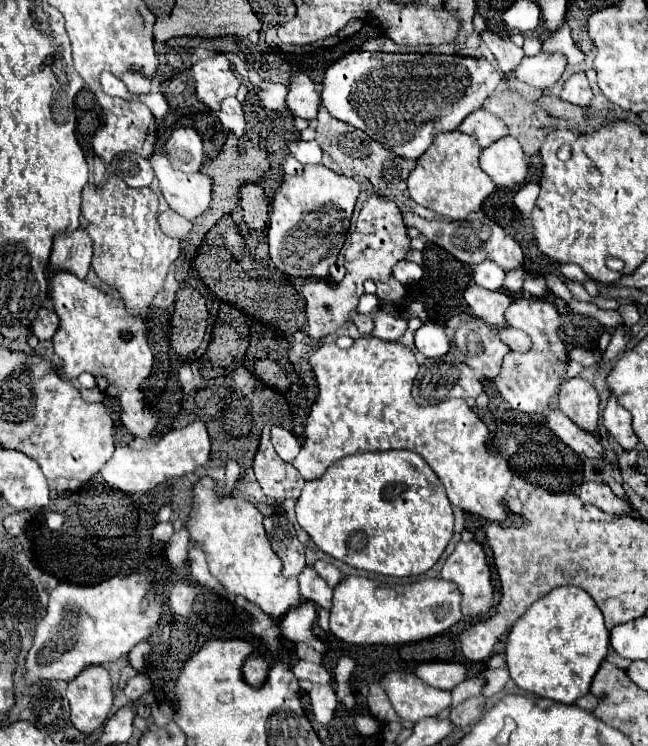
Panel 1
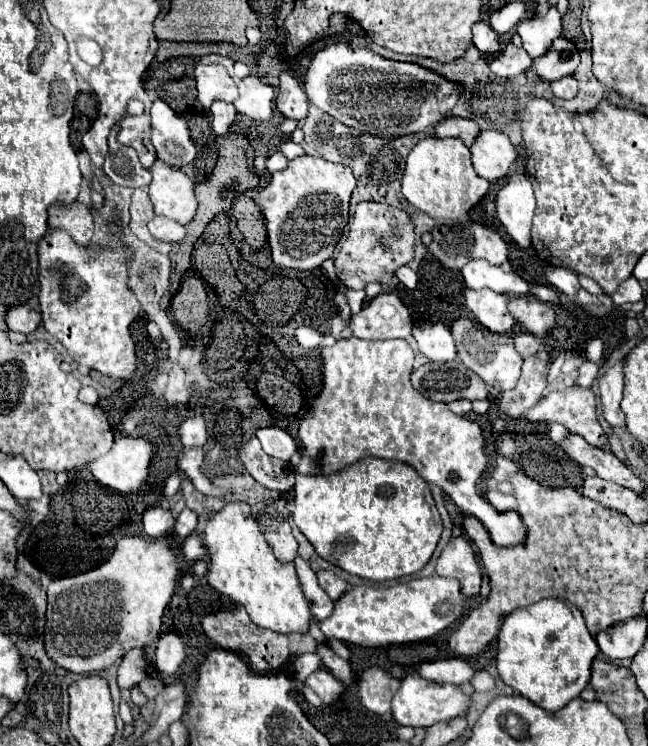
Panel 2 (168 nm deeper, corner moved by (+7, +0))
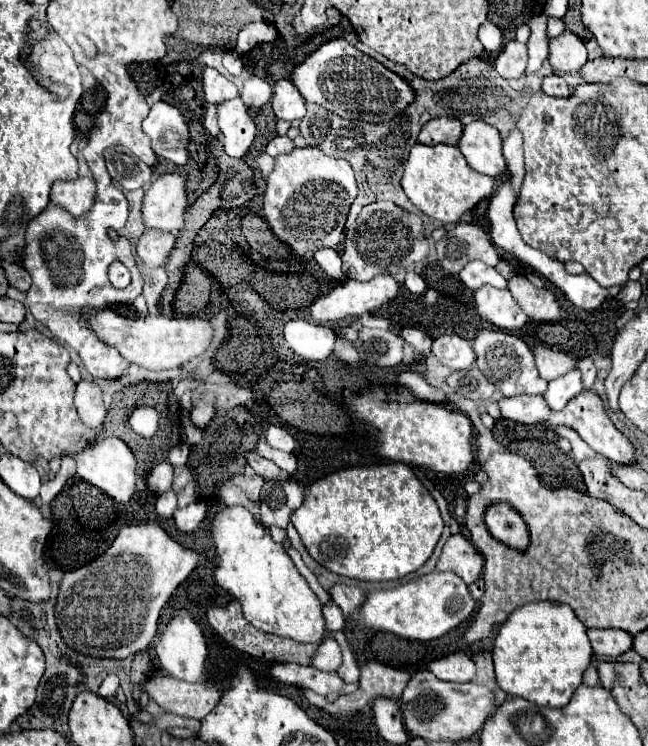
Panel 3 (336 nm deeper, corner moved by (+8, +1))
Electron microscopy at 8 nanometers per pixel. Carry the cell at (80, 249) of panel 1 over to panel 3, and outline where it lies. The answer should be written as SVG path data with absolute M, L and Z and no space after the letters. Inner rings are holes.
M77 177L73 181L57 181L51 187L51 203L65 207L73 217L85 215L93 205L93 177Z

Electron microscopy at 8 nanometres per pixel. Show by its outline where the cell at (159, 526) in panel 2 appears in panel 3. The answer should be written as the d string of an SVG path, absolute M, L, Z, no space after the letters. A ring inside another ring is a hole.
M169 489L169 491L165 491L165 493L161 493L161 495L157 497L155 511L157 511L157 515L159 515L161 519L173 517L175 509L177 509L177 495L175 495L173 489Z

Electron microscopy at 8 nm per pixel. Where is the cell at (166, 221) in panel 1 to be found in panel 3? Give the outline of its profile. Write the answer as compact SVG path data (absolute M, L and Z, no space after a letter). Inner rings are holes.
M147 229L137 241L135 251L137 251L137 257L143 261L143 265L157 267L157 265L165 265L169 257L169 249L173 249L173 243L175 243L173 233Z

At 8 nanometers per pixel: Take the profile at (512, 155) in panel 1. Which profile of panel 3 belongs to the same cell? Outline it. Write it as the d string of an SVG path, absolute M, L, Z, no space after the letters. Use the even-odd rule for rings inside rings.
M473 121L463 127L459 151L469 167L489 177L499 177L505 171L505 157L501 151L501 135L485 121Z

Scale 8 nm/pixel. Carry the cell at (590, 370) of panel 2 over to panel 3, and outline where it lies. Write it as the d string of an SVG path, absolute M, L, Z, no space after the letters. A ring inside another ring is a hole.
M571 371L565 377L559 377L559 379L551 381L549 389L543 397L545 397L549 409L561 411L579 393L581 393L581 373Z

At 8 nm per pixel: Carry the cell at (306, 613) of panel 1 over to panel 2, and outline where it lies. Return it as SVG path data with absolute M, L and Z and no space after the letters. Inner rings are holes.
M318 646L316 654L318 654L318 656L324 660L324 664L332 670L332 674L334 674L336 678L340 678L344 684L350 686L350 684L354 682L354 676L352 676L352 672L350 672L350 664L344 662L342 658L338 658L338 656L332 652L330 646Z

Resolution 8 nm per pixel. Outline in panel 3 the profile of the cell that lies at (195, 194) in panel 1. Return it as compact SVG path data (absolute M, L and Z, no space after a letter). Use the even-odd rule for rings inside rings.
M165 173L143 195L141 215L147 229L159 229L173 233L183 227L183 215L187 209L185 181L177 173Z

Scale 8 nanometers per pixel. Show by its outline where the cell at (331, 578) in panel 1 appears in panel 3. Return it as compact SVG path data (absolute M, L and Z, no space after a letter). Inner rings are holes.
M335 585L331 587L331 599L339 605L345 617L353 615L365 601L365 593L353 585Z

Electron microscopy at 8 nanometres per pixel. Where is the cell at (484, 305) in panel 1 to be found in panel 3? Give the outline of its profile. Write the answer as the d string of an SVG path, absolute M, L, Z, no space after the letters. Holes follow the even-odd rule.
M485 285L477 289L475 303L477 313L501 329L521 329L529 319L509 289L495 289L491 285Z

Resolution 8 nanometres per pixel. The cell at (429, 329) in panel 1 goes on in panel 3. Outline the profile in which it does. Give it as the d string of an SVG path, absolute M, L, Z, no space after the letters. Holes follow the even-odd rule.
M445 335L433 341L433 355L447 367L455 371L467 371L473 367L477 353L473 345L459 335Z

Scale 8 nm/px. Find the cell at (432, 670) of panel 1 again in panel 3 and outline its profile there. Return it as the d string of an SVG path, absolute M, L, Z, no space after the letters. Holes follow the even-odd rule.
M453 653L453 655L447 655L447 657L435 659L429 665L429 671L443 681L465 683L465 681L475 679L475 663L465 653Z

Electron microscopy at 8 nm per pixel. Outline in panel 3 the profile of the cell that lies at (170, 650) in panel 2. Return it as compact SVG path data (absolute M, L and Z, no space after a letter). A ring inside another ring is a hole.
M179 609L175 613L175 617L169 621L169 625L165 627L159 643L155 645L155 653L159 663L163 665L163 669L183 681L193 681L199 683L205 679L205 659L207 659L207 641L205 635L201 631L201 627L195 623L195 619L191 617L191 613L187 609Z

